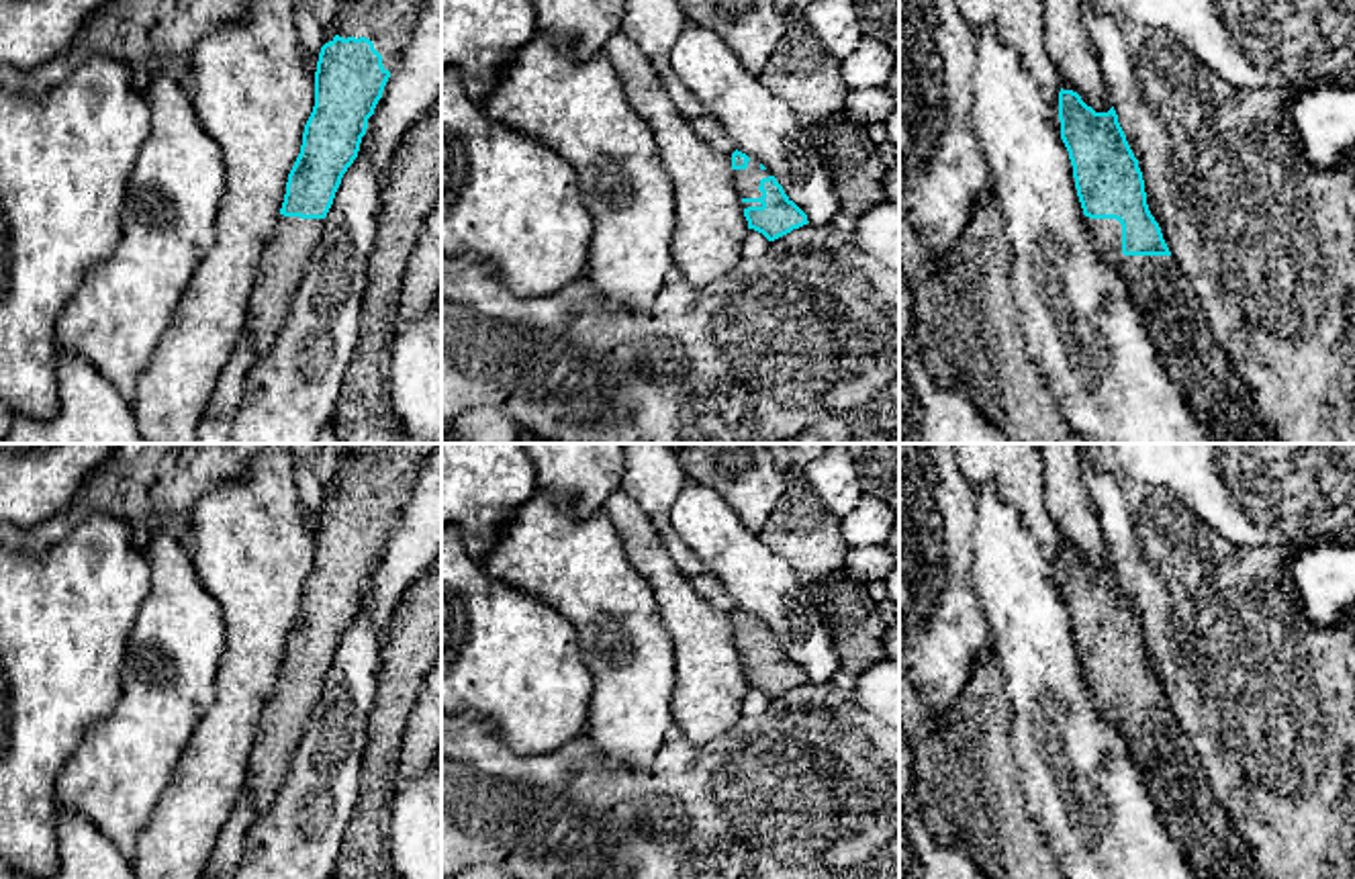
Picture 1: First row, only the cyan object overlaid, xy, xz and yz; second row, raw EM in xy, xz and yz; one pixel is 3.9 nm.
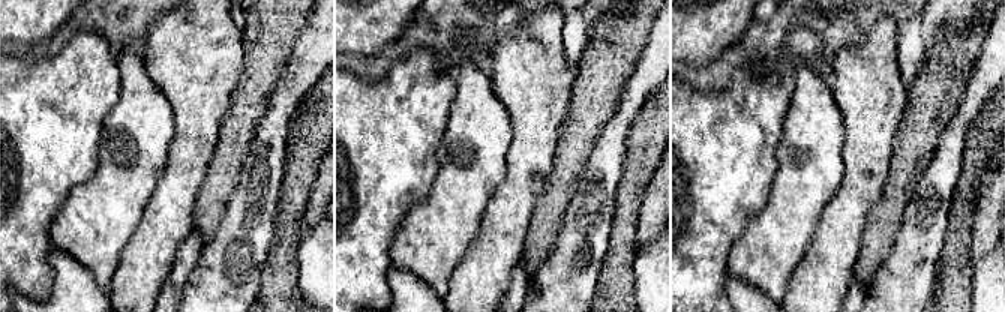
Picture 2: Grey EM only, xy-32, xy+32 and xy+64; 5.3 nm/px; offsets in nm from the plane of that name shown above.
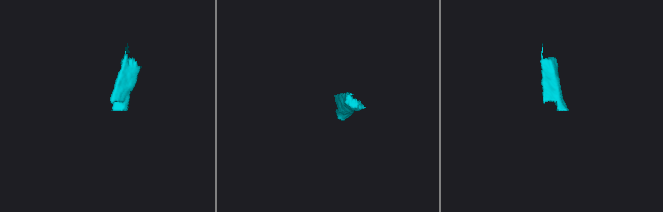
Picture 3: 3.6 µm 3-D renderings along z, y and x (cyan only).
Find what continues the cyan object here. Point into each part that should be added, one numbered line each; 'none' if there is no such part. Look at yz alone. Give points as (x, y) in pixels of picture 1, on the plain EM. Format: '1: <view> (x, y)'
1: yz (1174, 775)

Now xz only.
1: xz (746, 640)

